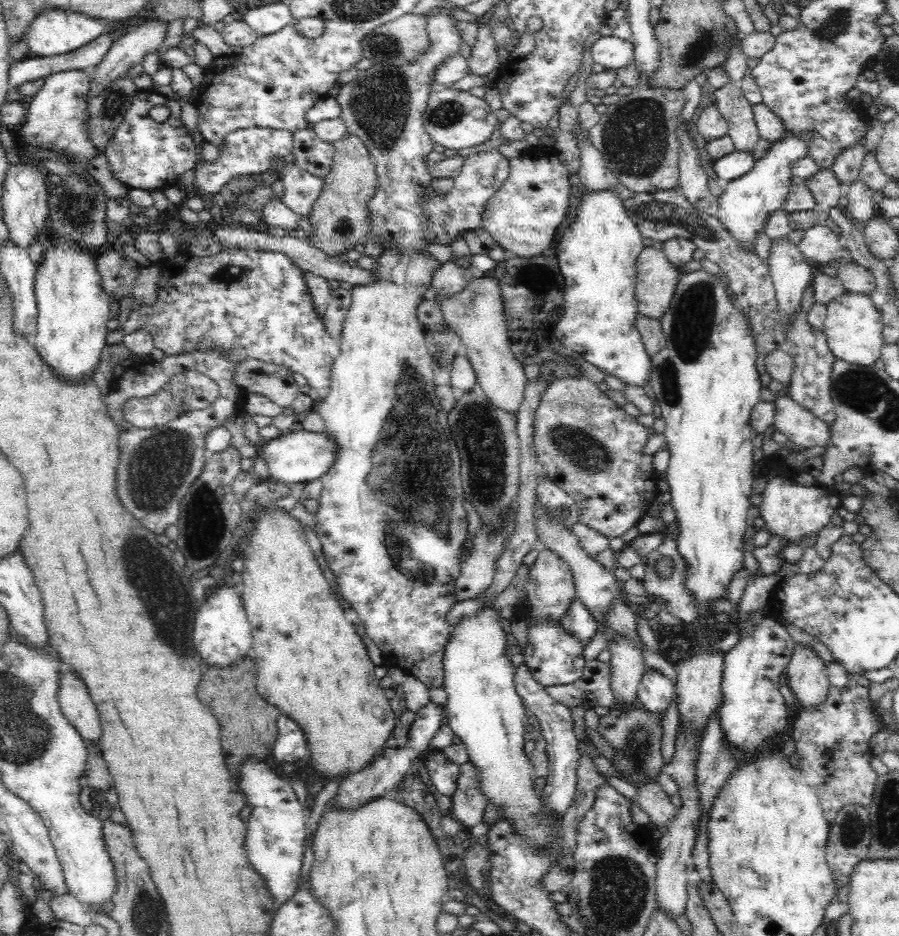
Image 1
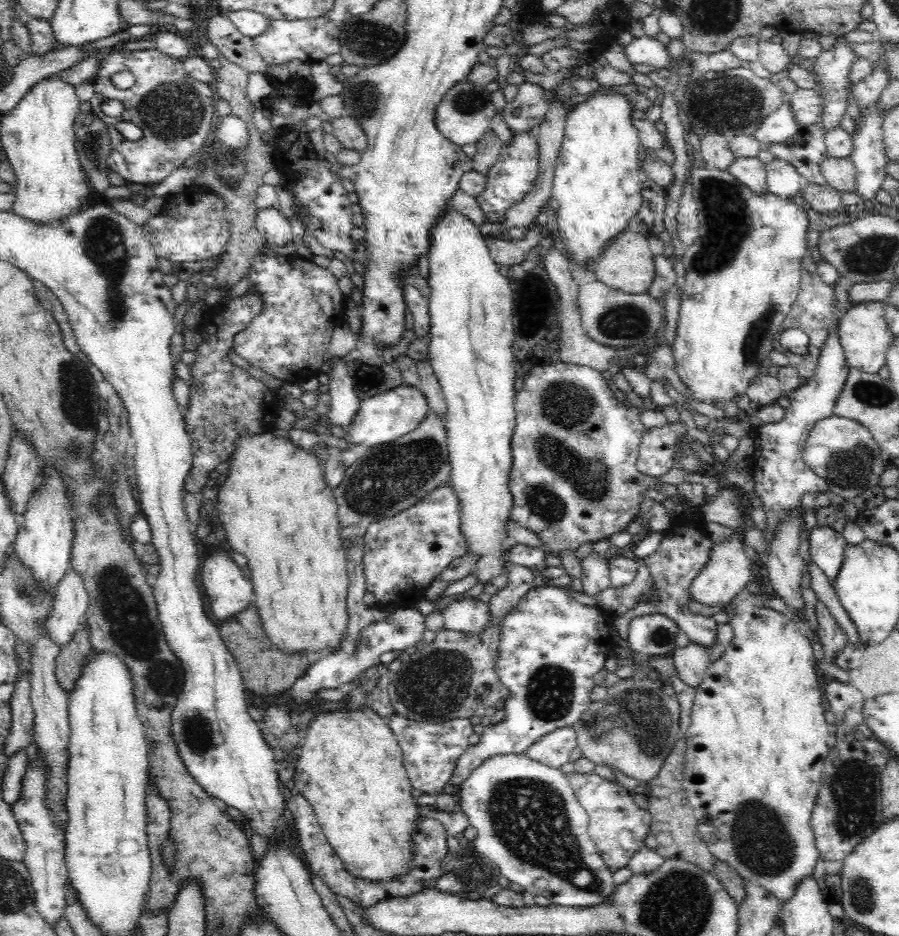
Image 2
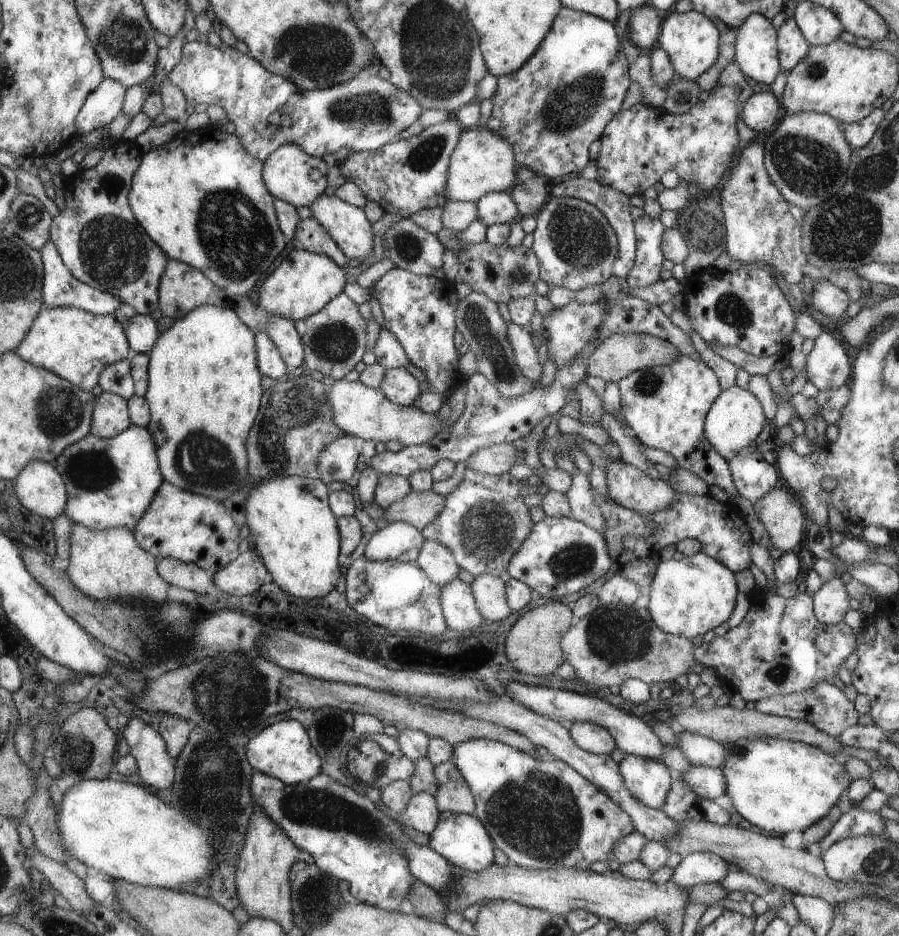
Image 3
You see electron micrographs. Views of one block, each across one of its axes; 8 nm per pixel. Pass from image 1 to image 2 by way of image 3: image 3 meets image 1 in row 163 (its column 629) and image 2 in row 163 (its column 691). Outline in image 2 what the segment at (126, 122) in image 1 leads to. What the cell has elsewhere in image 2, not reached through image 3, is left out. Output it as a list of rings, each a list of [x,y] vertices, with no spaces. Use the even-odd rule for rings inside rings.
[[[116,48],[108,51],[99,62],[98,72],[94,74],[93,82],[94,95],[89,100],[91,111],[95,115],[101,116],[100,104],[104,100],[120,100],[124,105],[124,114],[122,116],[102,117],[102,121],[108,125],[108,135],[112,139],[112,151],[108,156],[108,167],[110,170],[120,174],[127,183],[157,185],[164,180],[173,170],[182,167],[186,158],[200,152],[202,146],[209,144],[209,137],[212,131],[212,116],[217,103],[216,89],[211,84],[204,84],[190,78],[183,67],[183,61],[178,58],[162,54],[158,49],[142,49],[135,51],[126,51]],[[128,70],[135,78],[134,85],[126,90],[118,89],[112,85],[113,74]],[[118,122],[132,122],[142,129],[143,136],[138,141],[129,141],[122,134],[116,131],[115,126]]]

